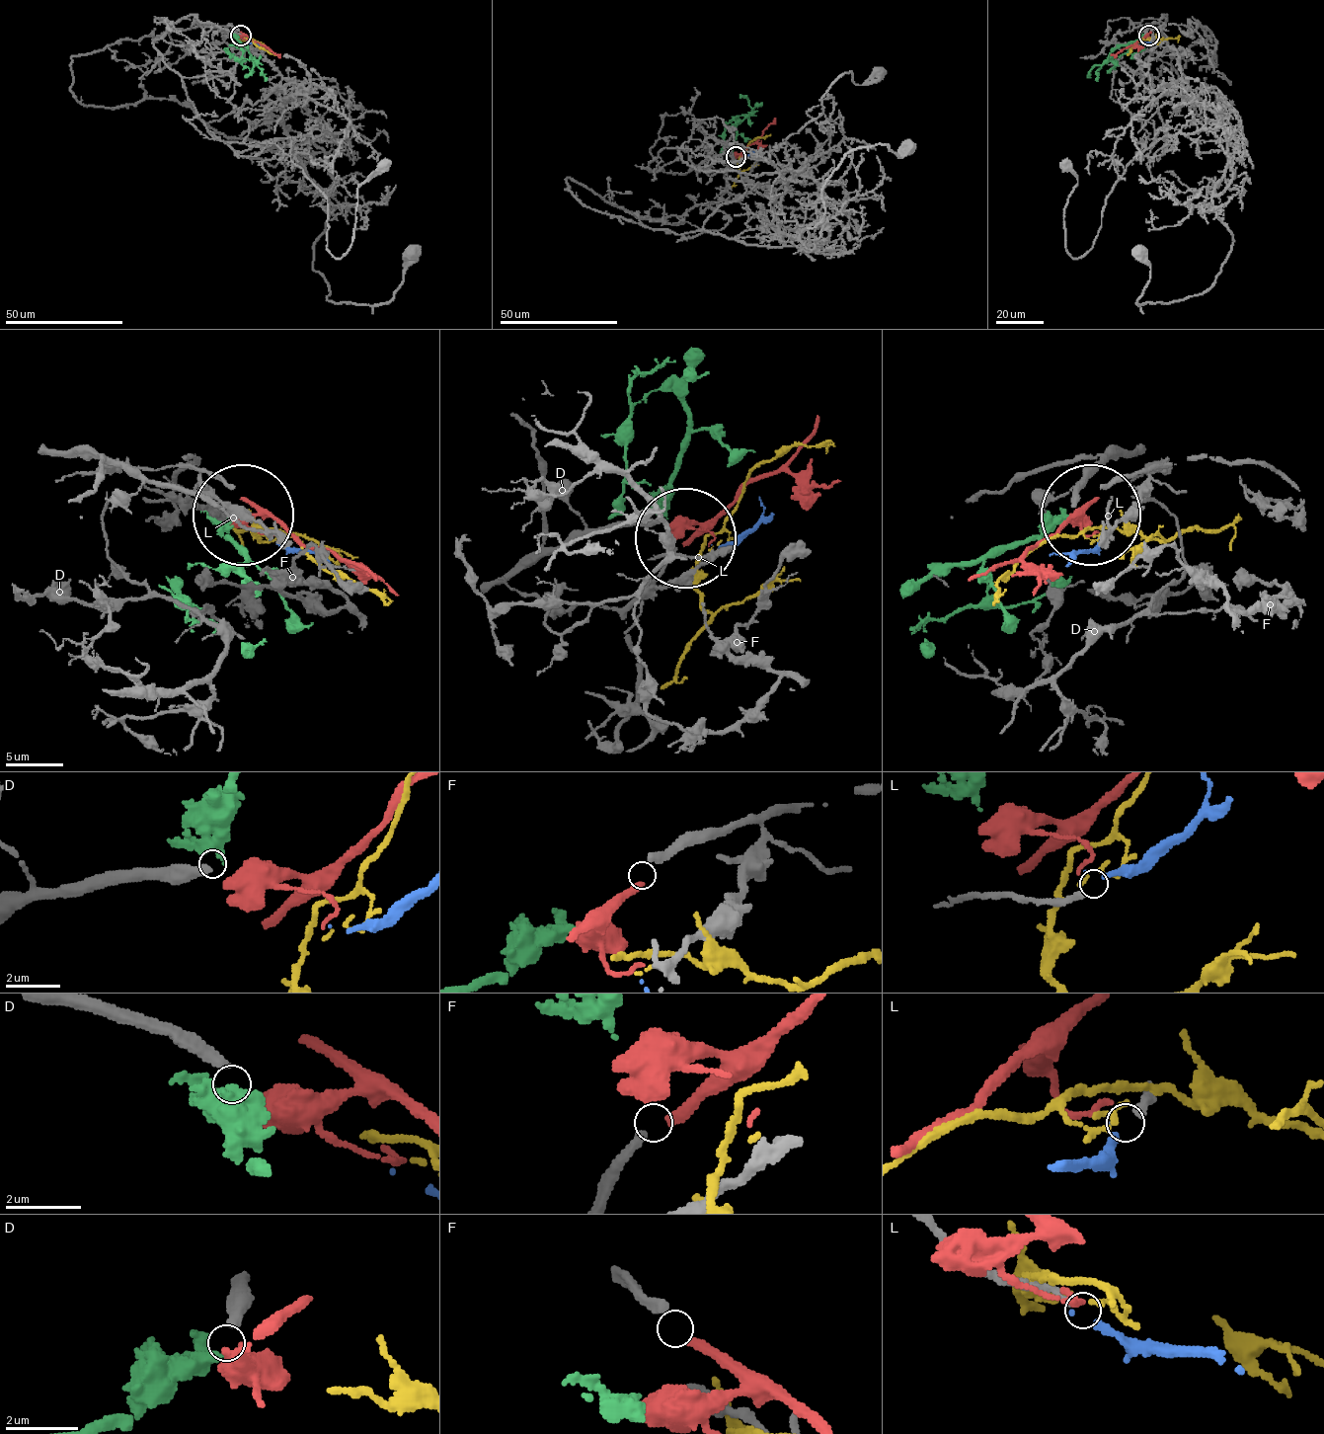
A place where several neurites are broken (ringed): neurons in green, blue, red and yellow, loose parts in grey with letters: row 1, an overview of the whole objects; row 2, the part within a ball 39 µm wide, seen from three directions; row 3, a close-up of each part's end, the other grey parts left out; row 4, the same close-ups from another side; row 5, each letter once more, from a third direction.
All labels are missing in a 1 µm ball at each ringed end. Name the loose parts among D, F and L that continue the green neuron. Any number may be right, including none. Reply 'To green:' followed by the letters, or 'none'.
To green: D

